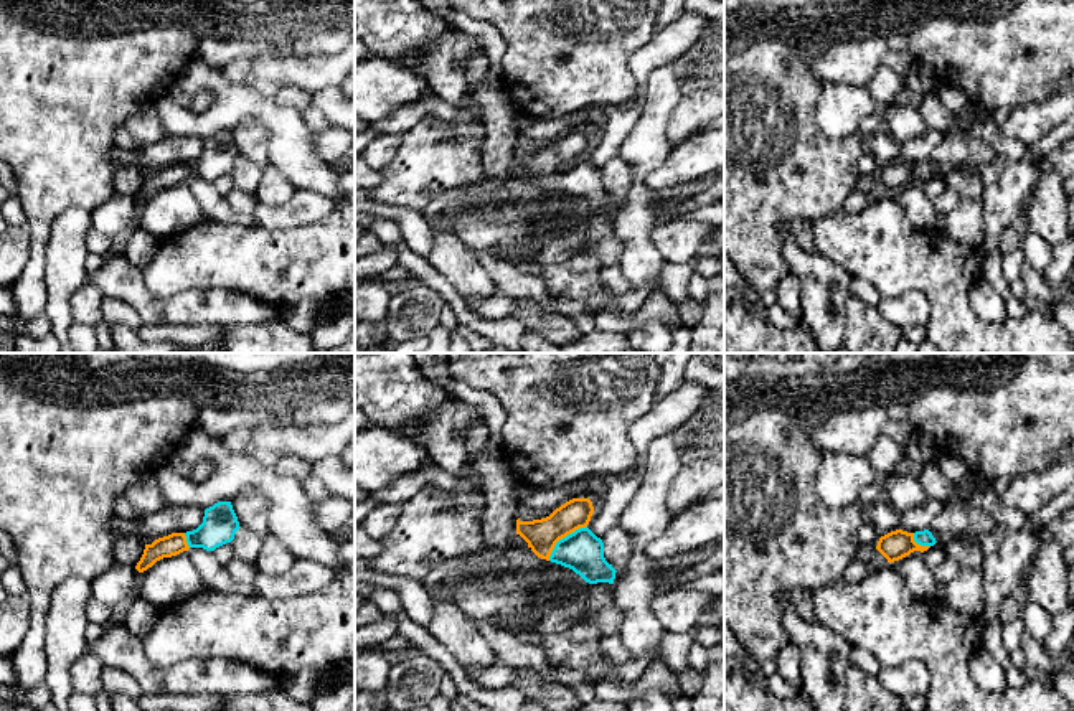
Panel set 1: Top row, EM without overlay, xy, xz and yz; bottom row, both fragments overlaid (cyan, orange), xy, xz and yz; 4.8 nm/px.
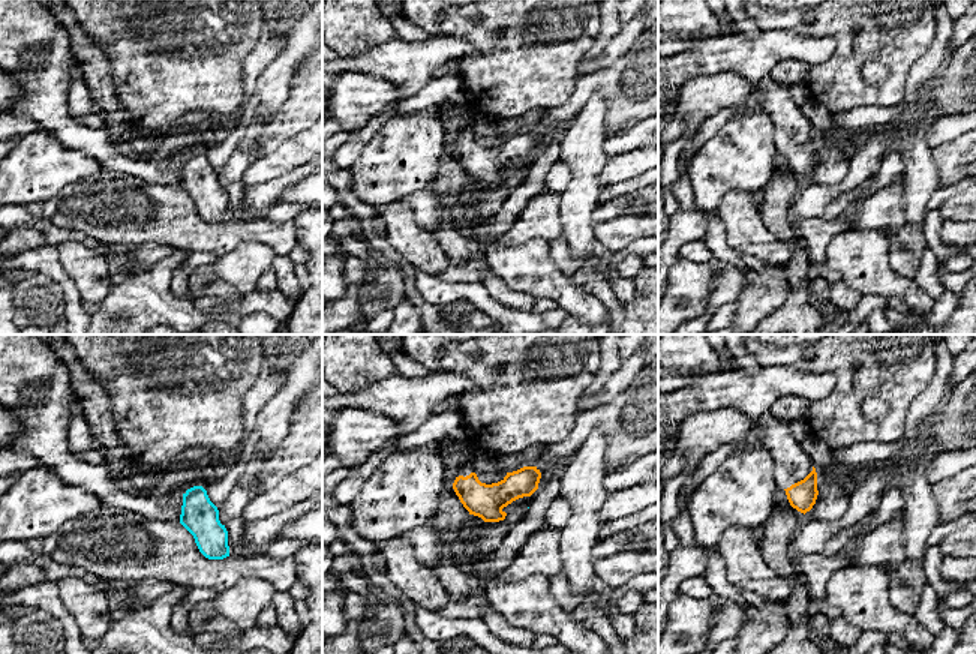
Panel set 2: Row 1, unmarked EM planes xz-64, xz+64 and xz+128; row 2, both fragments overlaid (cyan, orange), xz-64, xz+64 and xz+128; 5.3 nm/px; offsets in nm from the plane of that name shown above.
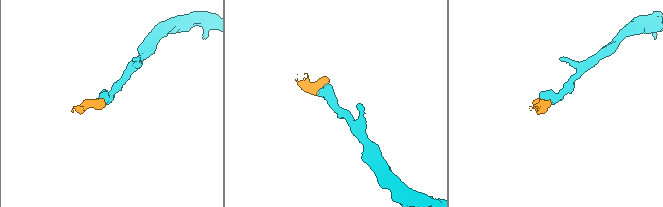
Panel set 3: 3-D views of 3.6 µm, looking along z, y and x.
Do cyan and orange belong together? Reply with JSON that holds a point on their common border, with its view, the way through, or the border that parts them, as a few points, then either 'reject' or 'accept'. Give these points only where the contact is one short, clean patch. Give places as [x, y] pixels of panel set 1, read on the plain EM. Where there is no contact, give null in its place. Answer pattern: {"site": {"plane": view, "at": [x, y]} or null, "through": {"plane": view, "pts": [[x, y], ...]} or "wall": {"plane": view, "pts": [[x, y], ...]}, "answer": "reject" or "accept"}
{"site": {"plane": "xz", "at": [563, 169]}, "through": {"plane": "xz", "pts": [[583, 182], [563, 169], [541, 165]]}, "answer": "accept"}

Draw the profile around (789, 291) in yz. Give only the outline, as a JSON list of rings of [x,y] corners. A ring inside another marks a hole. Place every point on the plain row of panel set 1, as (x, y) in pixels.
[[[787,272],[777,287],[775,302],[777,305],[794,320],[802,318],[802,284],[794,272]]]

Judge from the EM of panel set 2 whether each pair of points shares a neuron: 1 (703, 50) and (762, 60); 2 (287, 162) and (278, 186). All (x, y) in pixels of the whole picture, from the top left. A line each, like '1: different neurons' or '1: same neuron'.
1: same neuron
2: different neurons

